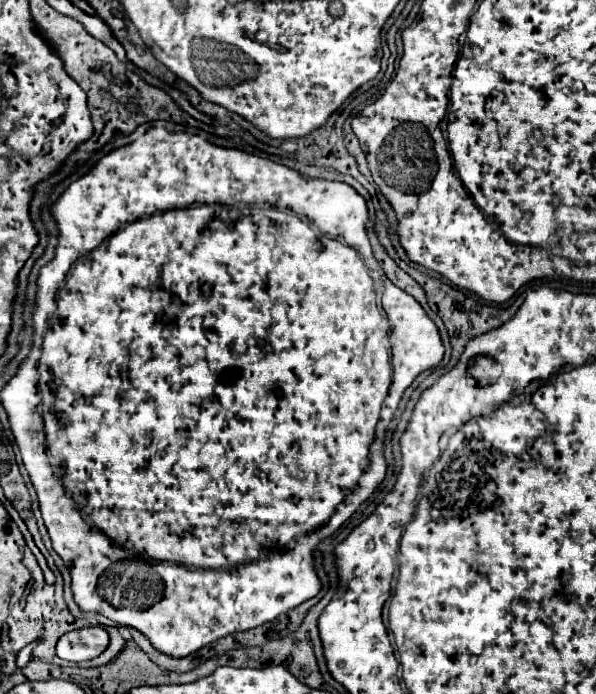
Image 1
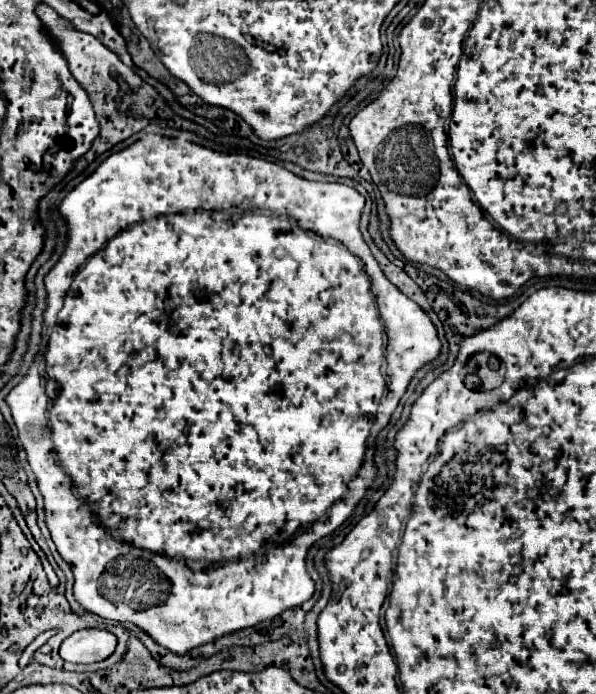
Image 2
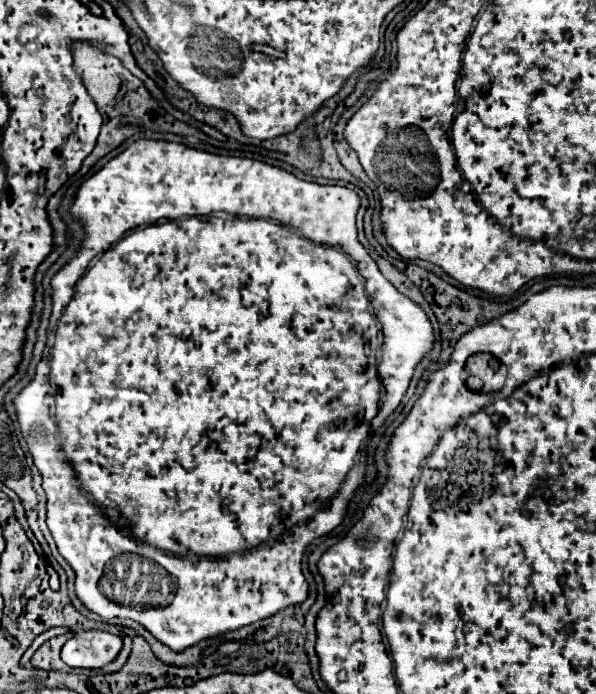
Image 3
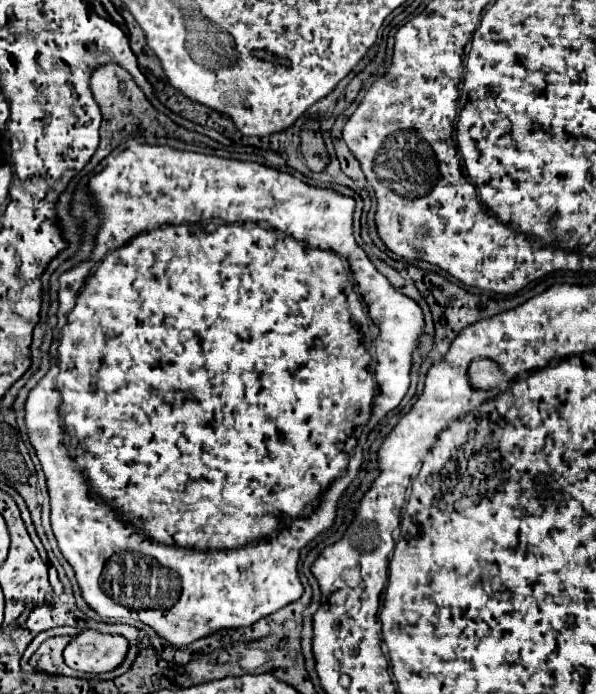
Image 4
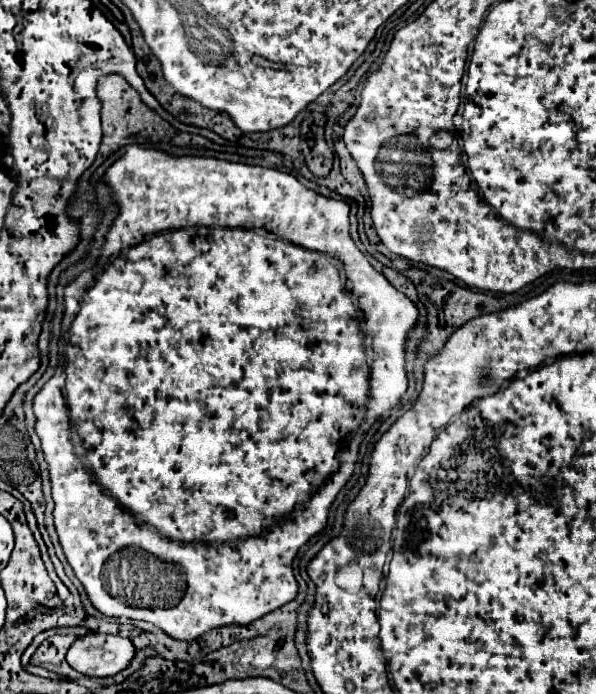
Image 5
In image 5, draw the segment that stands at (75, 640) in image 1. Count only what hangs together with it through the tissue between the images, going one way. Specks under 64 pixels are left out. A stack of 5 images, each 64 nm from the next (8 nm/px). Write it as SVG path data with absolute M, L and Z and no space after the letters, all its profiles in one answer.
M88 632L70 646L66 660L84 676L106 678L126 670L134 654L136 648L130 638Z

